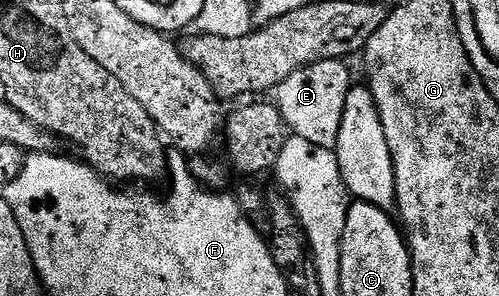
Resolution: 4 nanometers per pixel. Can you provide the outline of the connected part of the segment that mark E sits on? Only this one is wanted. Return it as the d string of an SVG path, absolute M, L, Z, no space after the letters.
M325 59L312 63L290 74L275 89L275 104L281 110L281 116L287 129L300 140L315 143L324 149L333 151L338 145L340 122L343 121L344 102L352 87L350 72L345 61Z

